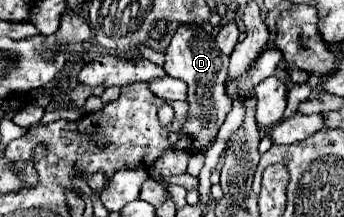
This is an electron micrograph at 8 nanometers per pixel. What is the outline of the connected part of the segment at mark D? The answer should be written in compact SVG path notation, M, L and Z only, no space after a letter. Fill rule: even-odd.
M180 26L164 54L164 70L172 78L180 78L188 84L188 120L180 132L192 140L192 154L204 154L218 138L218 130L226 120L226 114L232 108L232 100L226 94L226 70L228 70L228 56L220 52L216 38L204 32L202 28L188 28Z

